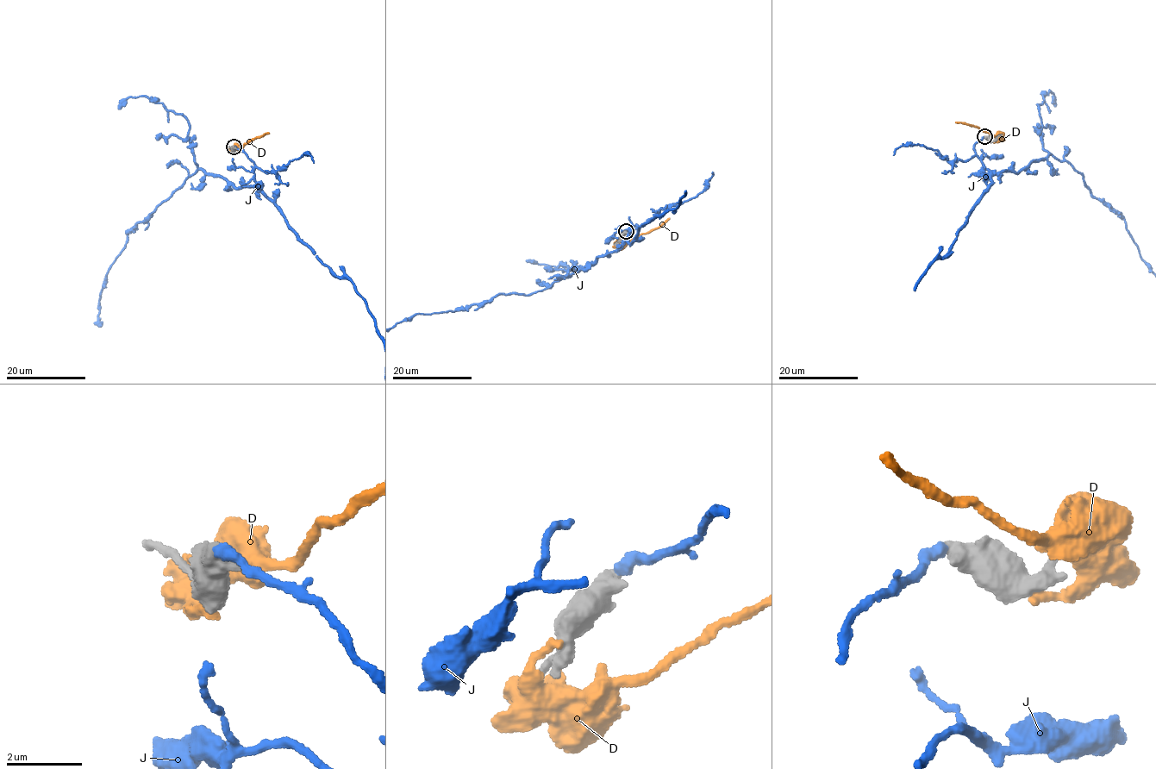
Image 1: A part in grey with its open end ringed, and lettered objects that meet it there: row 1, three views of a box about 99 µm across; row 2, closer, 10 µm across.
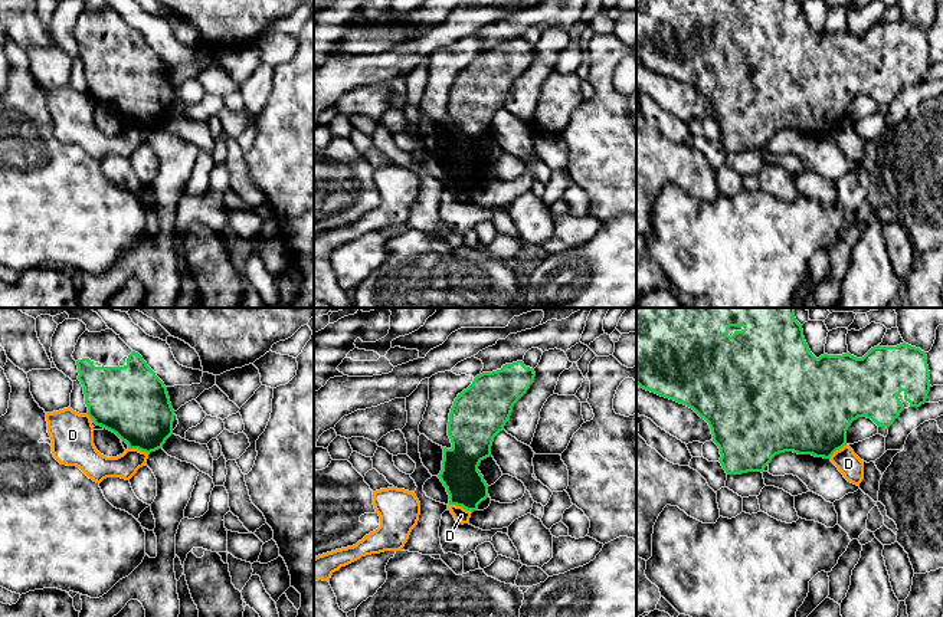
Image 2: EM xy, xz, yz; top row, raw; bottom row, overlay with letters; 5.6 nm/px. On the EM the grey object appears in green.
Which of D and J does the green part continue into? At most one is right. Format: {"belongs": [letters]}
{"belongs": ["J"]}

